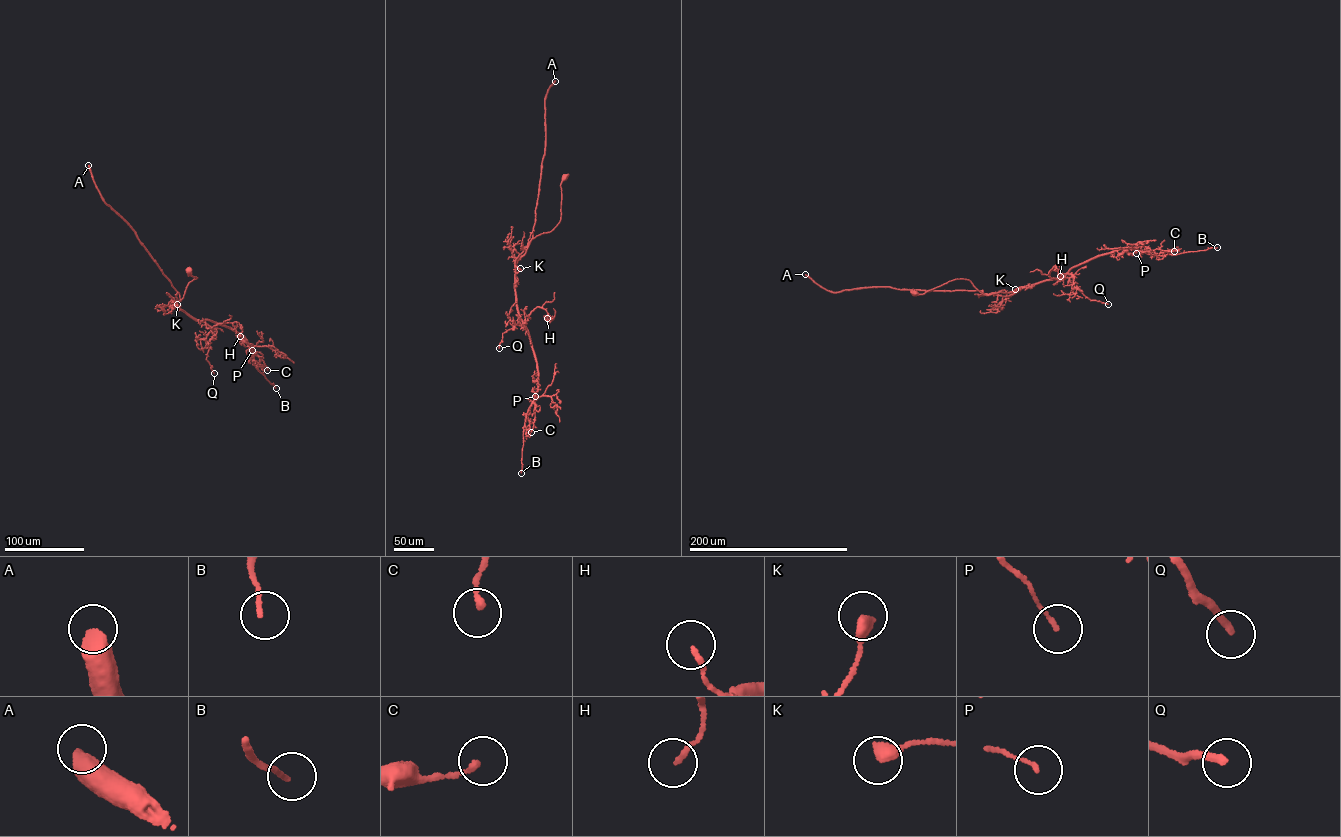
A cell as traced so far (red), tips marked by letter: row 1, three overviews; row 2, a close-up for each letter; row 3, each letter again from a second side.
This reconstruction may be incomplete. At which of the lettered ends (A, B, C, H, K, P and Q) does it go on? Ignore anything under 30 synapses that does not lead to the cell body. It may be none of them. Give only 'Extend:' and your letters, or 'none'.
Extend: A

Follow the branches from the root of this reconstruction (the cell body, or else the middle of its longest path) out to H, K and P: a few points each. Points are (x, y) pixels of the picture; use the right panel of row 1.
H: (914, 292), (923, 294), (963, 279), (988, 295), (1068, 274), (1071, 276), (1050, 277), (1056, 264), (1060, 276)
K: (914, 292), (923, 294), (962, 279), (969, 280), (985, 295), (1015, 289)
P: (914, 292), (962, 279), (984, 294), (1006, 293), (1062, 277), (1116, 251), (1129, 247), (1136, 253)

